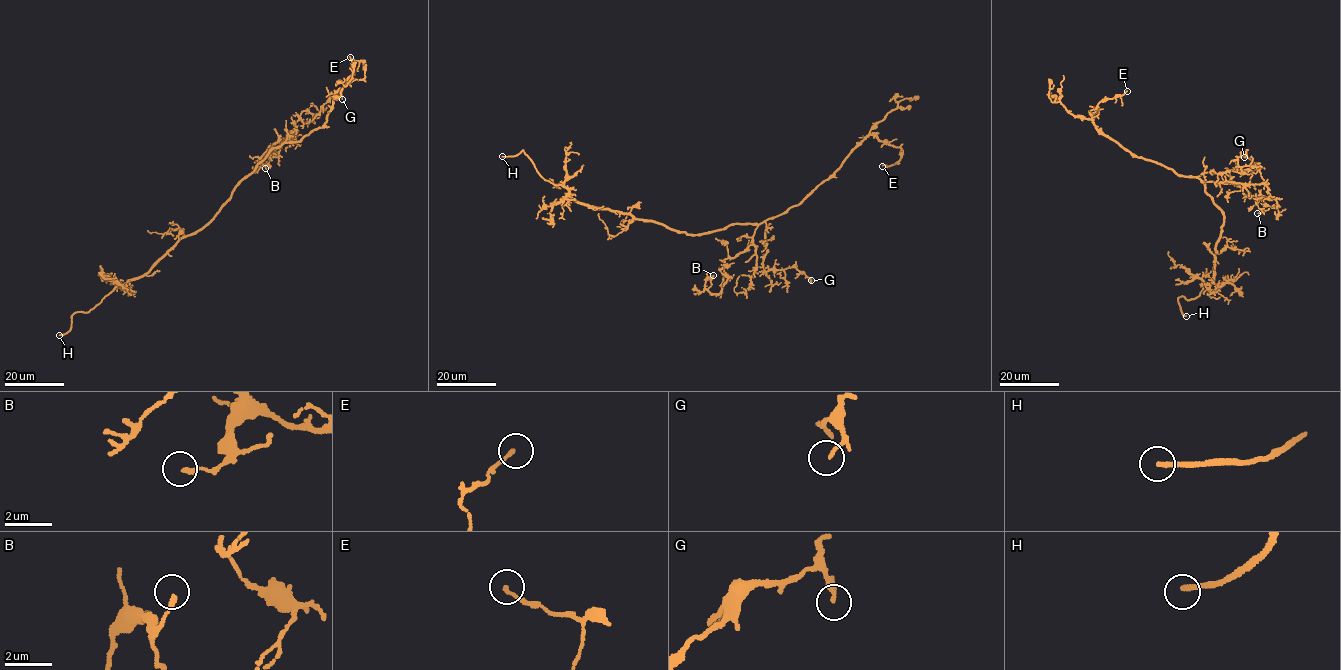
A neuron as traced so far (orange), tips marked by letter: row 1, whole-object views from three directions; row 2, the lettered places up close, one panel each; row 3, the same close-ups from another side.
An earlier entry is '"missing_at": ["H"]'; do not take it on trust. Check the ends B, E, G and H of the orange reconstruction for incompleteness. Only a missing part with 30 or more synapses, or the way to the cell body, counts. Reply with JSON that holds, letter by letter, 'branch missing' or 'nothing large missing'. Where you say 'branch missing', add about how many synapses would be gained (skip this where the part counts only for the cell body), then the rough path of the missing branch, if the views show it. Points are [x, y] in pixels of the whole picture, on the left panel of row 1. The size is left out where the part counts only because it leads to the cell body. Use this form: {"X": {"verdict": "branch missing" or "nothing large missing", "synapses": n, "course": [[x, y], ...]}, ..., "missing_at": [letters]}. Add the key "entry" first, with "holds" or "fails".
{"entry": "holds", "B": {"verdict": "nothing large missing"}, "E": {"verdict": "nothing large missing"}, "G": {"verdict": "nothing large missing"}, "H": {"verdict": "branch missing", "course": [[59, 335], [8, 334]]}, "missing_at": ["H"]}

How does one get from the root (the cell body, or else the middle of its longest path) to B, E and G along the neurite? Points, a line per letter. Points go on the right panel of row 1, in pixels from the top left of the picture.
B: (1215, 204), (1202, 181), (1235, 184), (1246, 196), (1267, 196), (1279, 205), (1265, 207), (1257, 213)
E: (1215, 204), (1203, 182), (1198, 178), (1180, 176), (1140, 158), (1096, 128), (1091, 116), (1097, 105), (1127, 91)
G: (1215, 204), (1198, 177), (1209, 171), (1249, 169), (1245, 173), (1237, 158), (1242, 152), (1244, 157)

